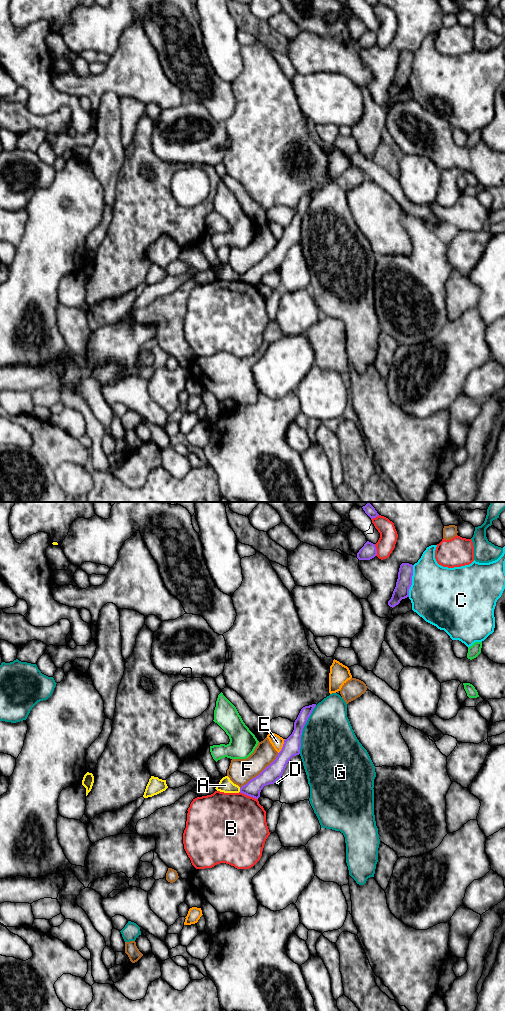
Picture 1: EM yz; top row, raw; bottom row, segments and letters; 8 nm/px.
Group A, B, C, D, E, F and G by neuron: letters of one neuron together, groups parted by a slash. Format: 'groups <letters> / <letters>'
groups A / B / C / D / E / F / G

